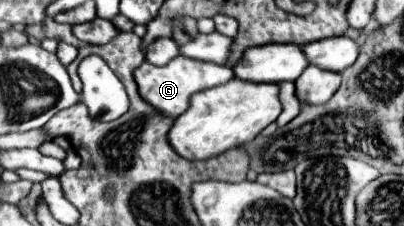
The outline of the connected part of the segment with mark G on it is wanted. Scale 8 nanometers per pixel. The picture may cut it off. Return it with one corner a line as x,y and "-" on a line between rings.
177,55
171,63
163,65
163,67
155,67
147,61
141,63
139,69
133,71
135,75
135,83
139,87
139,95
151,105
155,107
161,115
169,117
169,119
175,119
179,117
183,111
187,111
187,105
189,105
189,97
197,91
203,91
203,89
209,89
209,87
215,87
215,85
223,85
227,83
231,77
233,77
233,71
231,67
227,65
215,65
215,63
207,63
207,61
197,61
197,59
191,59
191,57
183,57
183,55

